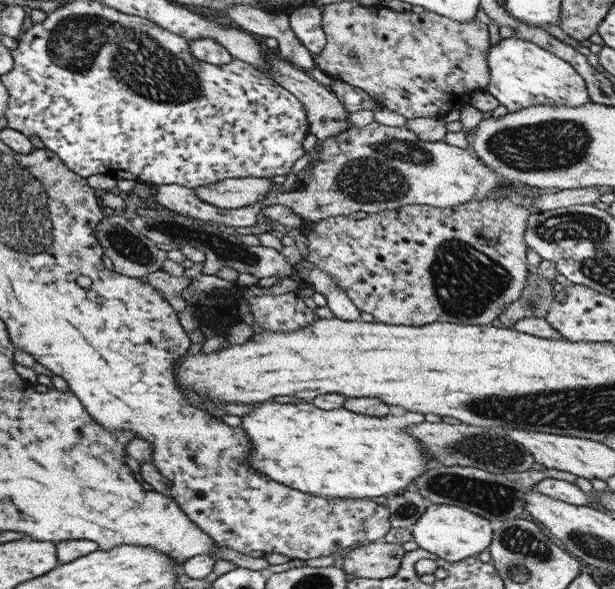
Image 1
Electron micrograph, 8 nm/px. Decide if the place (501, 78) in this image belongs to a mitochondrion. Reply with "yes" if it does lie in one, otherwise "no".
no

